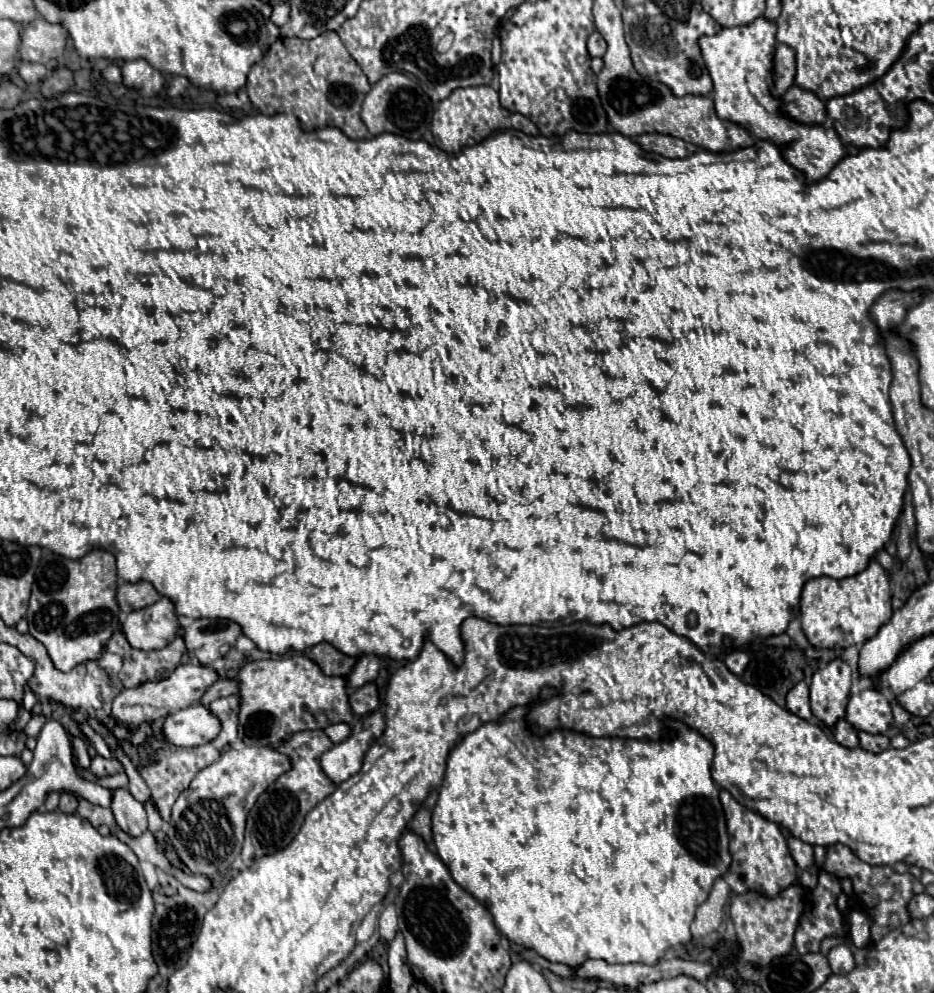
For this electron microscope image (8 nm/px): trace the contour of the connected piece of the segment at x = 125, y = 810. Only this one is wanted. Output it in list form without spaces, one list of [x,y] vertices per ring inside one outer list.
[[[113,789],[111,791],[111,811],[115,815],[117,825],[133,835],[139,837],[143,831],[147,831],[147,815],[143,809],[143,803],[139,803],[129,789]]]

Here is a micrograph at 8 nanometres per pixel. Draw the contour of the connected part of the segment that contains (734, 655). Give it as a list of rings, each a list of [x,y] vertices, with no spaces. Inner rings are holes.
[[[735,649],[731,651],[727,657],[725,657],[725,665],[735,673],[735,675],[741,675],[745,671],[749,663],[749,655],[743,651],[743,649]]]

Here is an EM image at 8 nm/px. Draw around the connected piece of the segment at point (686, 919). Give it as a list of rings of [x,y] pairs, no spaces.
[[[511,707],[497,721],[483,723],[477,731],[463,737],[449,757],[439,799],[431,817],[433,841],[437,855],[449,867],[453,879],[479,899],[493,915],[495,927],[513,943],[537,951],[541,957],[553,963],[581,963],[581,959],[605,959],[607,963],[647,963],[653,965],[671,945],[687,943],[691,939],[689,925],[695,917],[695,909],[707,899],[711,885],[721,877],[729,863],[729,837],[725,827],[725,815],[719,803],[719,789],[711,779],[713,745],[689,729],[685,723],[665,719],[665,725],[673,737],[665,735],[657,741],[651,739],[621,739],[621,737],[589,737],[585,733],[555,729],[545,735],[535,735],[527,723],[529,707]]]

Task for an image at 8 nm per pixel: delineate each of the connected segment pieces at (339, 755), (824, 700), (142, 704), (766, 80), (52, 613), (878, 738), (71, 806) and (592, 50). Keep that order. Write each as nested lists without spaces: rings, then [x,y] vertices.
[[[377,709],[369,717],[363,717],[361,721],[355,723],[351,737],[335,747],[331,747],[327,753],[321,757],[321,767],[325,775],[335,783],[343,783],[345,779],[353,777],[361,765],[363,757],[369,751],[369,747],[383,735],[385,731],[385,721],[383,713]]]
[[[841,657],[829,661],[813,673],[809,687],[811,711],[827,727],[831,727],[839,717],[845,717],[845,703],[849,699],[851,683],[853,671]]]
[[[185,663],[179,665],[177,671],[171,673],[169,679],[157,683],[145,683],[135,689],[123,689],[113,701],[113,717],[129,727],[137,727],[143,721],[157,721],[171,713],[177,713],[183,707],[199,703],[205,691],[219,679],[217,671],[199,663]]]
[[[759,17],[751,25],[729,27],[729,29],[721,29],[713,37],[707,37],[707,35],[701,37],[701,41],[699,41],[701,53],[703,53],[705,65],[709,69],[709,75],[713,79],[713,103],[715,103],[715,111],[717,111],[719,119],[731,121],[731,123],[747,129],[757,139],[765,139],[765,141],[775,143],[781,149],[783,159],[791,167],[799,169],[805,175],[805,183],[815,183],[815,181],[821,181],[843,157],[847,157],[849,151],[843,145],[843,141],[839,139],[839,135],[835,133],[835,129],[825,129],[823,125],[805,125],[805,123],[797,123],[797,121],[789,119],[781,111],[781,101],[771,95],[771,89],[773,89],[775,31],[777,31],[775,23]]]
[[[93,549],[91,553],[87,553],[85,557],[77,561],[65,559],[51,551],[43,551],[41,563],[35,575],[31,601],[29,601],[27,621],[29,621],[29,633],[47,647],[49,657],[59,671],[71,671],[79,663],[101,657],[107,641],[111,639],[113,631],[119,627],[121,611],[117,605],[115,593],[117,593],[117,569],[115,569],[115,557],[109,551]]]
[[[859,731],[857,737],[859,737],[859,745],[861,745],[865,751],[885,751],[885,747],[889,747],[889,737],[883,735],[883,733],[871,735],[871,733]]]
[[[61,793],[59,809],[65,813],[77,813],[77,797],[73,793]]]
[[[593,31],[593,33],[589,35],[589,39],[587,39],[587,51],[589,51],[591,57],[603,57],[603,55],[605,55],[607,43],[605,43],[605,39],[601,37],[599,31]]]

